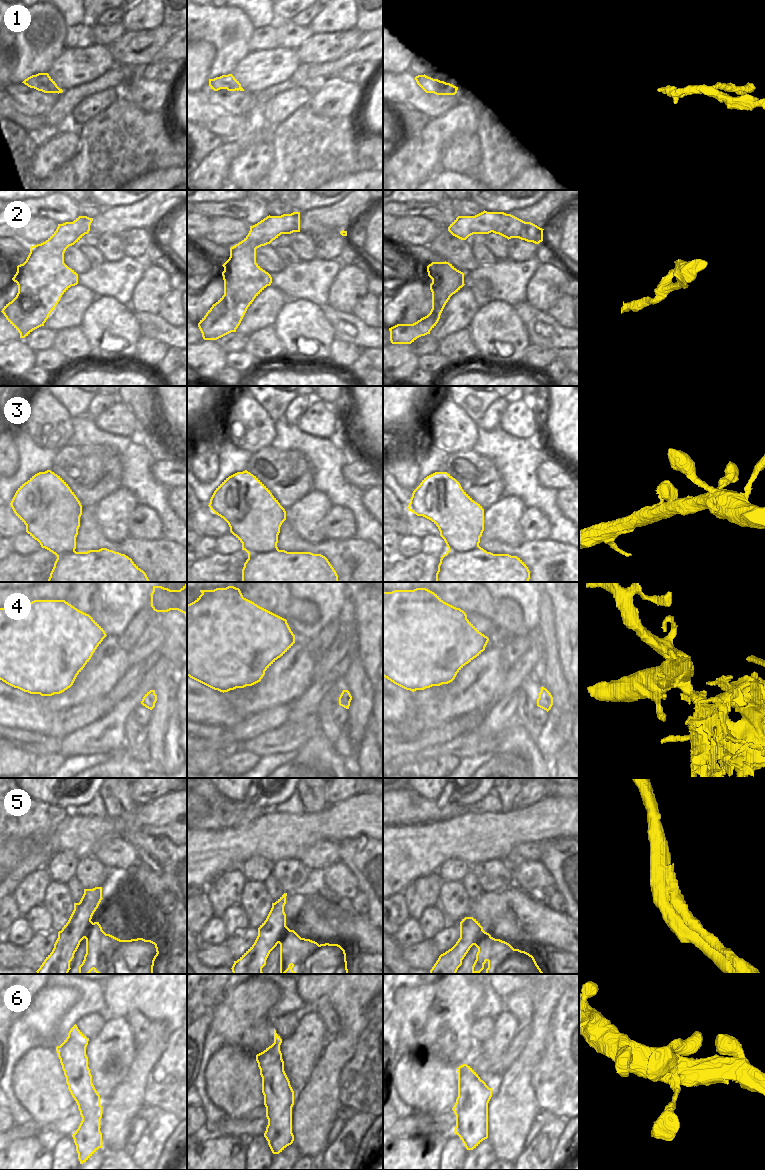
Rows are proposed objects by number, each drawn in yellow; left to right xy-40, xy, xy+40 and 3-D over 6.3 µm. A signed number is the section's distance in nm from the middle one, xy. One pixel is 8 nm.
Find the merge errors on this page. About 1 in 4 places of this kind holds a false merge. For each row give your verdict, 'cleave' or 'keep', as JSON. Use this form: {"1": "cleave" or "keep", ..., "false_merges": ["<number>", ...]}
{"1": "cleave", "2": "keep", "3": "keep", "4": "cleave", "5": "keep", "6": "keep", "false_merges": ["1", "4"]}

